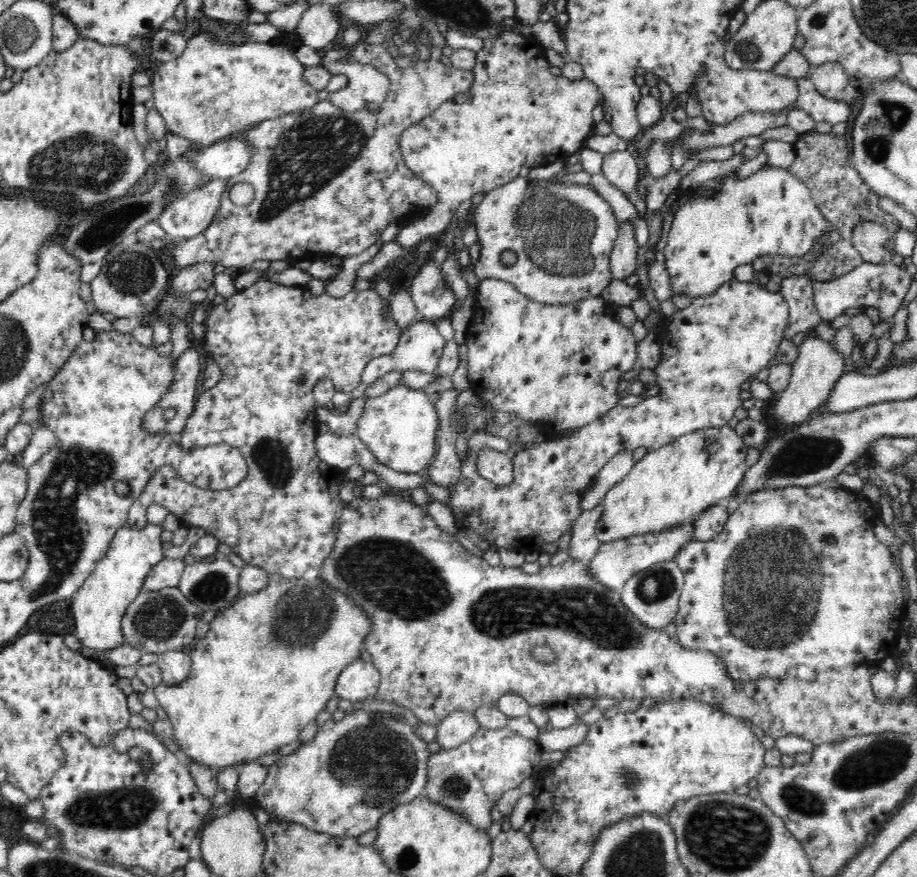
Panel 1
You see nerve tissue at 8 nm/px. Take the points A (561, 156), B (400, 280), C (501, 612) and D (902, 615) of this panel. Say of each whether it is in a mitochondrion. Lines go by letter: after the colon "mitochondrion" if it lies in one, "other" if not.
A: other
B: other
C: mitochondrion
D: other

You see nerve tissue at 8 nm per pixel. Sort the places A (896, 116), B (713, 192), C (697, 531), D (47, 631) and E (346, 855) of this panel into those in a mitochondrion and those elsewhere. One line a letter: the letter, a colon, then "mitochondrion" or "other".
A: mitochondrion
B: other
C: other
D: other
E: other

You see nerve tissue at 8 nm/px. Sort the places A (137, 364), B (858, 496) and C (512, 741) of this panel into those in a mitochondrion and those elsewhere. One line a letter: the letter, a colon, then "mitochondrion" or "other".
A: other
B: other
C: other

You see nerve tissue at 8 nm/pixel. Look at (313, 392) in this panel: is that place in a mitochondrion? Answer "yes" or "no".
no

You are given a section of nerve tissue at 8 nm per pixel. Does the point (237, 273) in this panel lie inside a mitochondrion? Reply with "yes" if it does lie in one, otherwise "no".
no

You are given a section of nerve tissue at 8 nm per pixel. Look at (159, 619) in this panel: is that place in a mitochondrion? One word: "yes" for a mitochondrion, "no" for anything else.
yes

